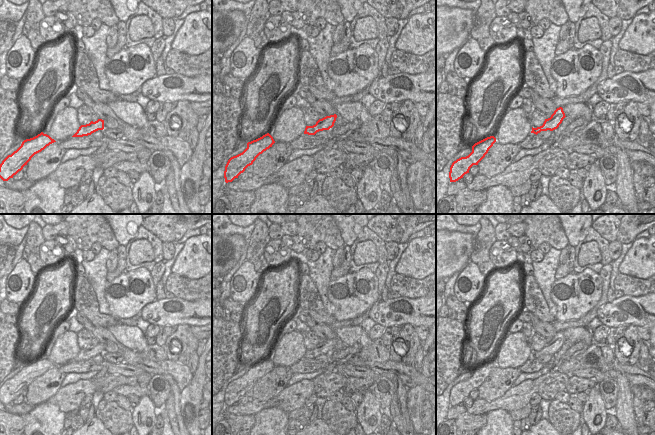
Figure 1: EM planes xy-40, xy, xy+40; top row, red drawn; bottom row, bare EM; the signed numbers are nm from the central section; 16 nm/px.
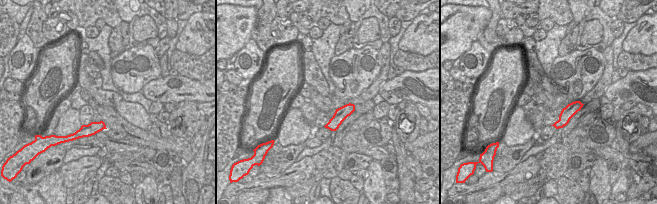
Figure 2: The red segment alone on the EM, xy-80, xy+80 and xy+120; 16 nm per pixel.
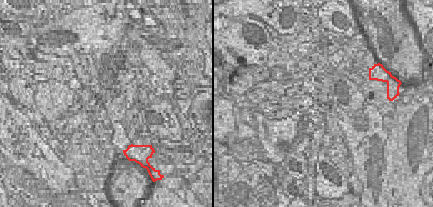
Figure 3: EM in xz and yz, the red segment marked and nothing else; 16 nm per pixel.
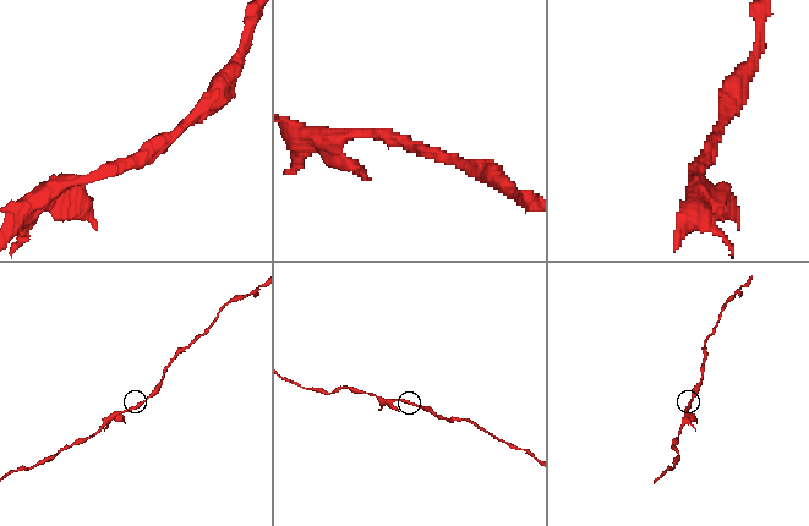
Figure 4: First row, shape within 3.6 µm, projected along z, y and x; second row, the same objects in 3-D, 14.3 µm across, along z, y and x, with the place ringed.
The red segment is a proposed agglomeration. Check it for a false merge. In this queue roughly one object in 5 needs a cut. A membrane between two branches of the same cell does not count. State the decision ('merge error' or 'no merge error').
merge error

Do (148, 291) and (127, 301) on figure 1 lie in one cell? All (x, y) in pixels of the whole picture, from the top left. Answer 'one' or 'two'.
one

